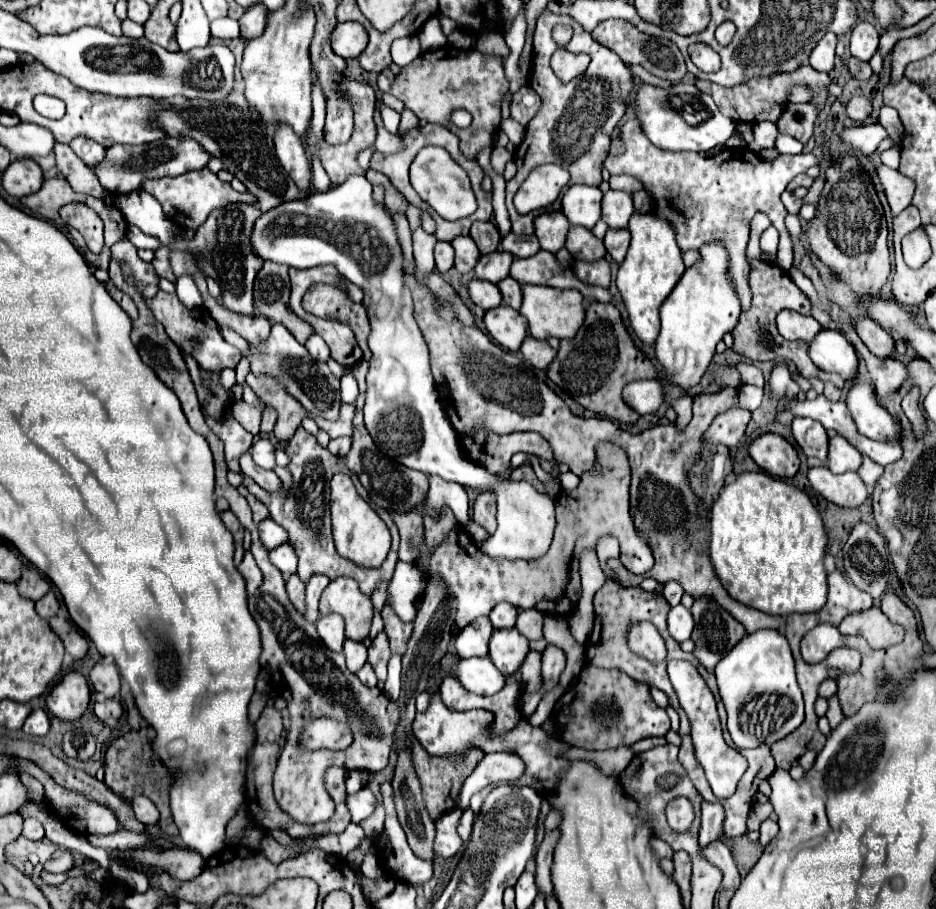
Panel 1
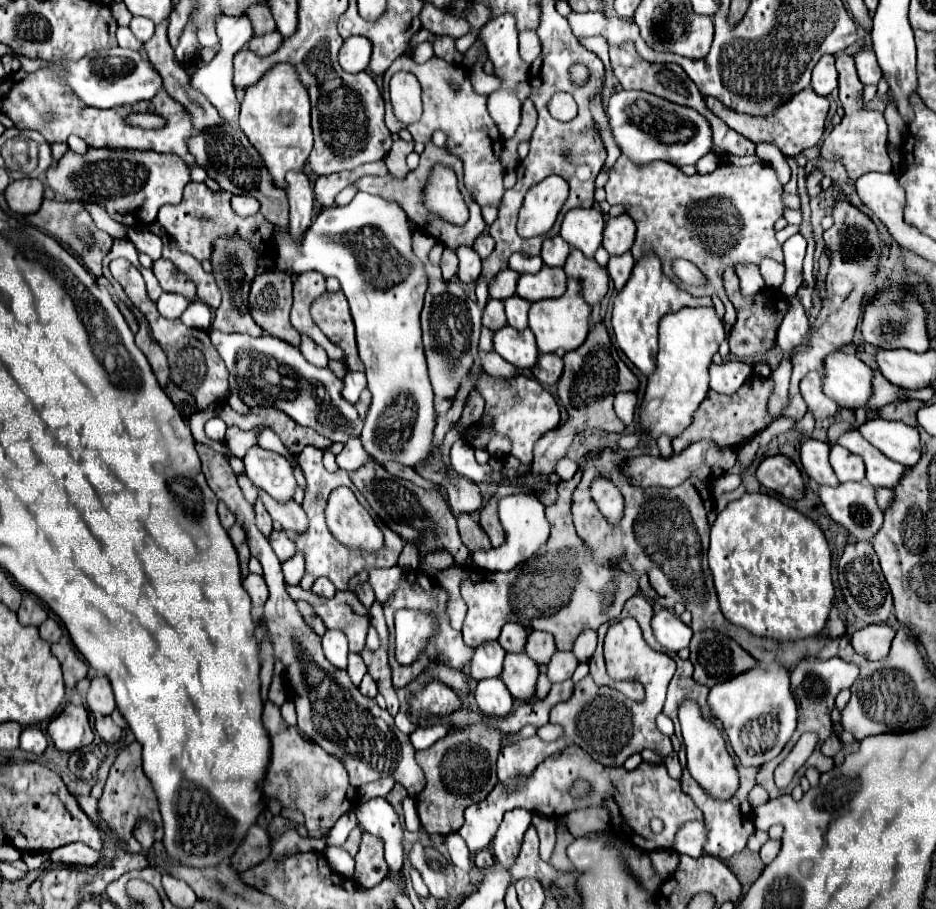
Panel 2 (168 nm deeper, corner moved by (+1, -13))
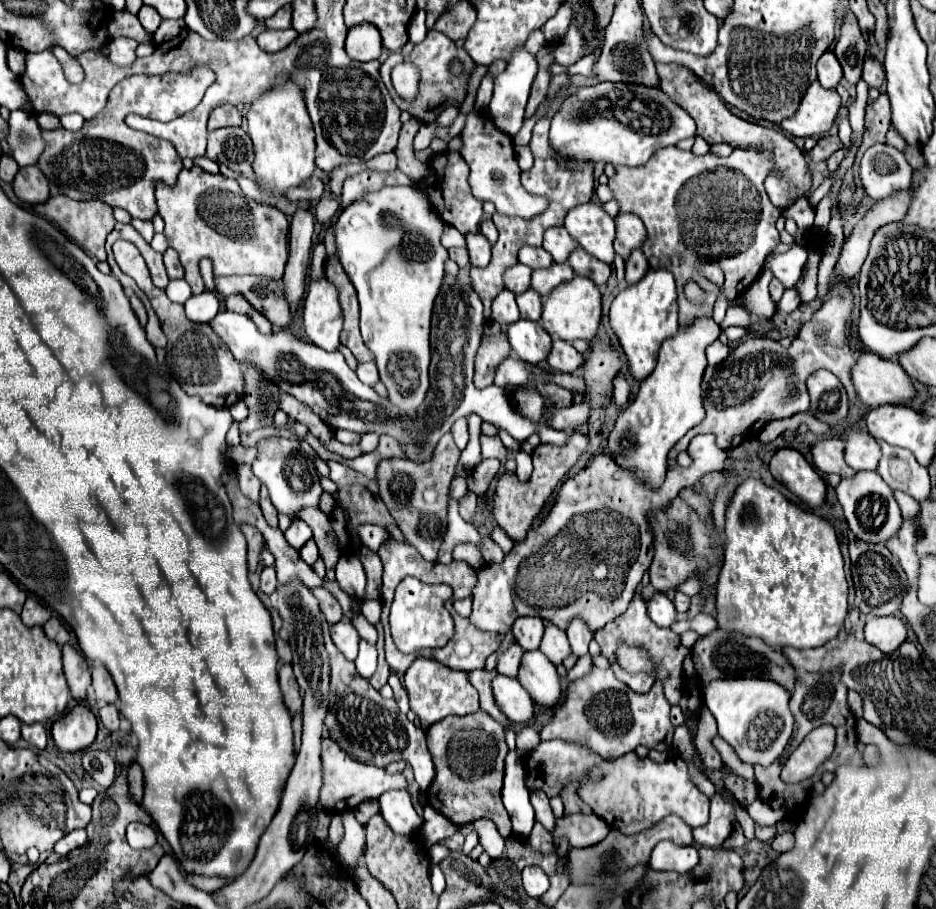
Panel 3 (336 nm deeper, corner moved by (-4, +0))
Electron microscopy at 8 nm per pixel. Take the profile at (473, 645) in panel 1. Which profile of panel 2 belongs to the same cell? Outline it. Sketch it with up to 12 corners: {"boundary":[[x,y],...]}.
{"boundary":[[497,641],[475,649],[471,677],[499,677],[507,651]]}

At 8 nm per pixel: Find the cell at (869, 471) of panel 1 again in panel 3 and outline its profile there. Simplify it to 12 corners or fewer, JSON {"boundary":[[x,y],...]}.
{"boundary":[[894,490],[904,518],[916,518],[918,502],[902,490]]}

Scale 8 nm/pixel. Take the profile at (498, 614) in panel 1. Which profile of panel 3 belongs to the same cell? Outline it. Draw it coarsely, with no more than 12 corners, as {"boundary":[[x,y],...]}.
{"boundary":[[518,618],[512,634],[524,650],[536,650],[542,618]]}

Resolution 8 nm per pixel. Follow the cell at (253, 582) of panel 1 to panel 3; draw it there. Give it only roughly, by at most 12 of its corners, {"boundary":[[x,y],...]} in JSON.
{"boundary":[[264,568],[260,590],[272,594],[276,590],[274,568]]}

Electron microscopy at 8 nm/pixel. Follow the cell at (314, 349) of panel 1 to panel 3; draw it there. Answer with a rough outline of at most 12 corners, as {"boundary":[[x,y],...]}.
{"boundary":[[326,278],[310,282],[304,300],[308,340],[332,352],[342,310]]}

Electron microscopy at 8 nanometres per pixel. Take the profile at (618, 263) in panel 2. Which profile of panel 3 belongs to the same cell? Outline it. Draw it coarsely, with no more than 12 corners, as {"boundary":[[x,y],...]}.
{"boundary":[[640,248],[626,260],[626,282],[636,284],[650,264]]}

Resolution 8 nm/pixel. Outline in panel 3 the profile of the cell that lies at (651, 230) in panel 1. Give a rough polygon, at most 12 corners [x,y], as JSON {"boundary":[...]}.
{"boundary":[[650,268],[610,306],[632,376],[678,330],[672,272]]}

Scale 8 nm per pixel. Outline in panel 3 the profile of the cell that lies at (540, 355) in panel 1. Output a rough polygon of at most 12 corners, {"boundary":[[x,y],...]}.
{"boundary":[[552,342],[550,369],[573,373],[583,355],[570,342]]}

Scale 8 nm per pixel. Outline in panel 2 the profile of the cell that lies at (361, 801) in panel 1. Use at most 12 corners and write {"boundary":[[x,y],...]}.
{"boundary":[[383,797],[363,801],[359,827],[385,843],[385,861],[401,871],[403,823]]}

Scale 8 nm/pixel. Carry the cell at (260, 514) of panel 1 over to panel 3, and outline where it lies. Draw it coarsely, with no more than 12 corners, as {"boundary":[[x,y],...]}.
{"boundary":[[268,488],[260,490],[260,508],[266,522],[276,528],[278,512],[268,500]]}

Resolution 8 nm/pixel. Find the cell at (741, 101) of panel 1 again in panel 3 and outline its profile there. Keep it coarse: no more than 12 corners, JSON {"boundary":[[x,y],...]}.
{"boundary":[[812,82],[800,108],[778,126],[792,136],[832,128],[836,90]]}

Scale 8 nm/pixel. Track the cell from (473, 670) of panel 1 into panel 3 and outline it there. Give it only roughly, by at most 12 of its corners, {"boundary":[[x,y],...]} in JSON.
{"boundary":[[496,674],[492,692],[508,720],[526,724],[534,700],[516,678]]}

